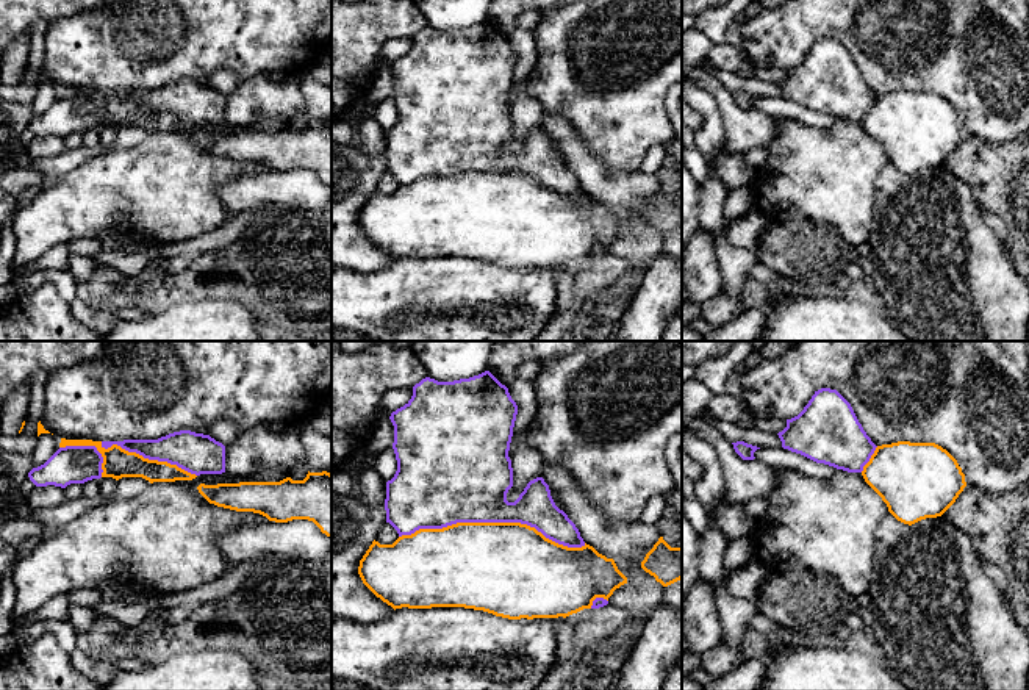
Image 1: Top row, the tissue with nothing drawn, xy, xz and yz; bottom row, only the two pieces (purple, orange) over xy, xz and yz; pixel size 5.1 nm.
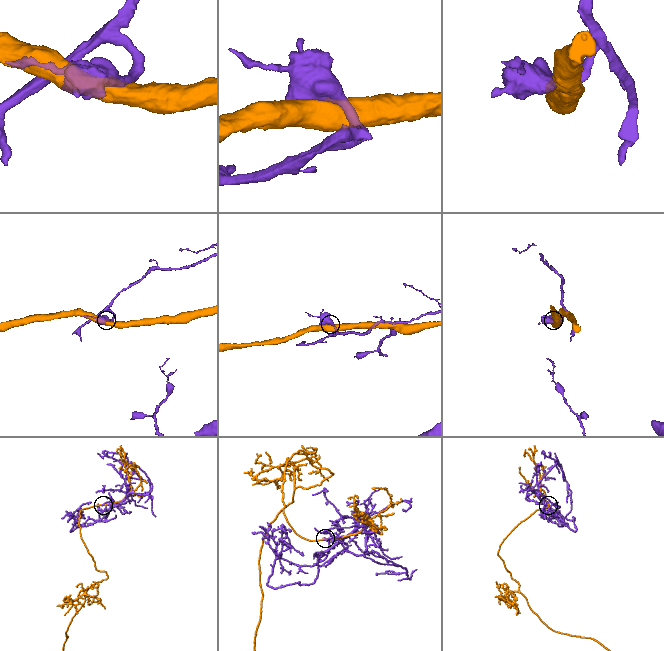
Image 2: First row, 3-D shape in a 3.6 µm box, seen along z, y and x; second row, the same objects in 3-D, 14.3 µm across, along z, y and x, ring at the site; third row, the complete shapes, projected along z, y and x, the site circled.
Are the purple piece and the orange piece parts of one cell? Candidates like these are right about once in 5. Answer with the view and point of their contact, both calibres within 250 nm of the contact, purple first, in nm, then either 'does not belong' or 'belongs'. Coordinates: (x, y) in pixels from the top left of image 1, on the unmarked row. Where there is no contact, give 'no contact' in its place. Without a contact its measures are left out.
xz (493, 171) | 440/480 nm | does not belong

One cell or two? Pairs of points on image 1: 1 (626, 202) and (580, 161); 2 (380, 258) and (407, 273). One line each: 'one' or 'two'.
1: one
2: two

